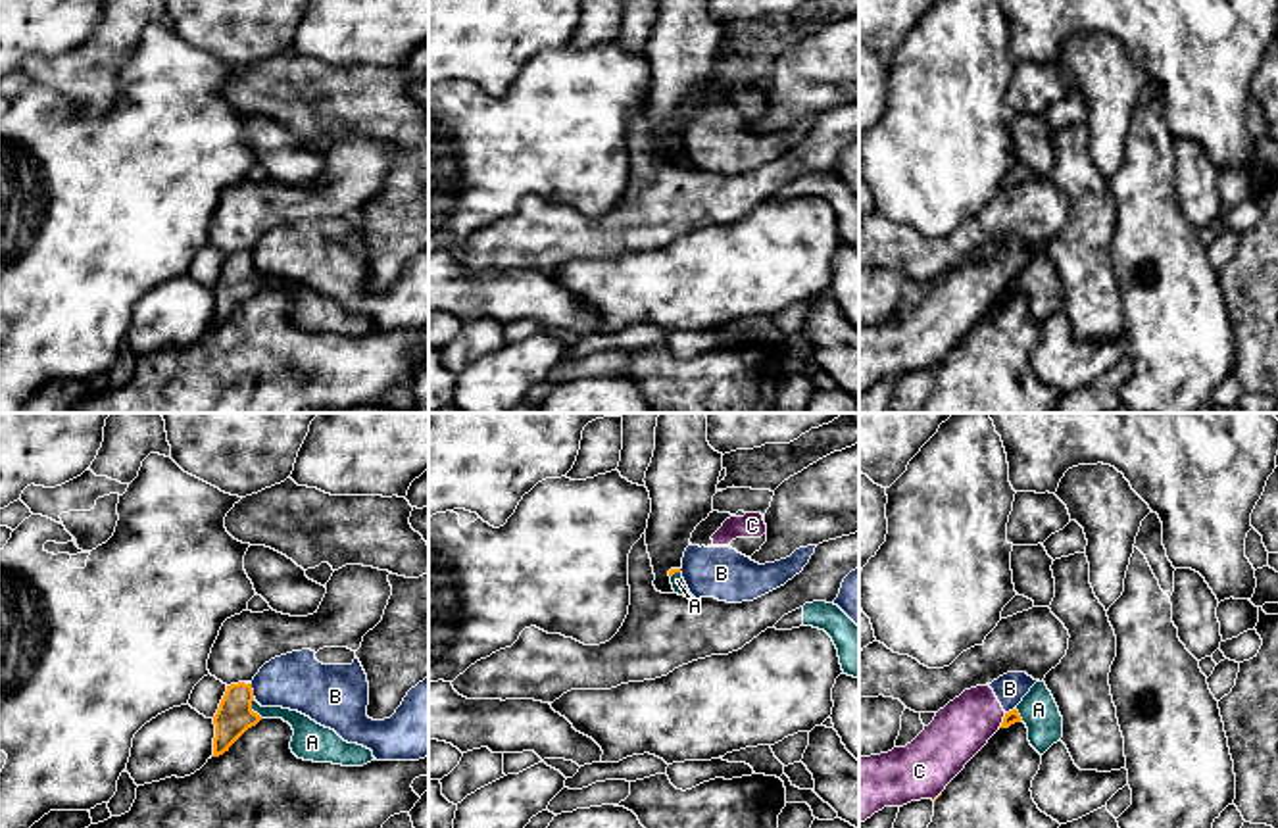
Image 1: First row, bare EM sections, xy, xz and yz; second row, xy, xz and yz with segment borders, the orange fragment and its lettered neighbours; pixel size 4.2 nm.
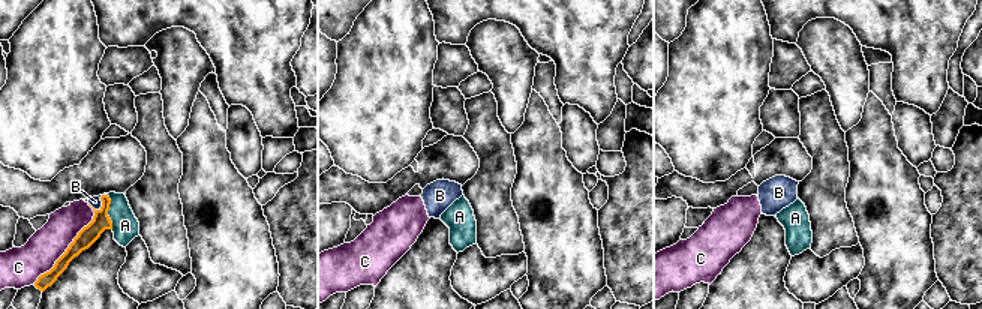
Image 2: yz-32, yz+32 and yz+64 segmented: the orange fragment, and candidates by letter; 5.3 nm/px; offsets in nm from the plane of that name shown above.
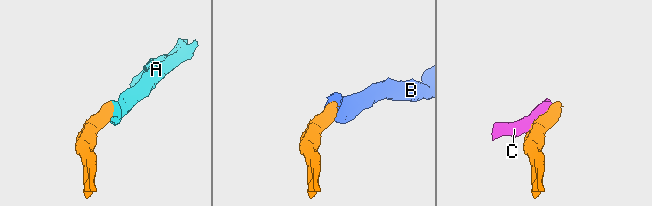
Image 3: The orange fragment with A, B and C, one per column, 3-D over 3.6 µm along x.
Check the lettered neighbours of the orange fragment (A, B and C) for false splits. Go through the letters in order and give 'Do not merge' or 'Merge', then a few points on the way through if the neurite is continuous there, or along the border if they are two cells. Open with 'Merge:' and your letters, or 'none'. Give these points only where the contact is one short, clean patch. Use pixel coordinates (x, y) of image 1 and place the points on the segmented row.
Merge: A
A: Merge. Path across: xy (235, 715), (250, 709), (285, 713), (306, 730)
B: Do not merge. Boundary: xy (250, 684), (254, 696)
C: Do not merge

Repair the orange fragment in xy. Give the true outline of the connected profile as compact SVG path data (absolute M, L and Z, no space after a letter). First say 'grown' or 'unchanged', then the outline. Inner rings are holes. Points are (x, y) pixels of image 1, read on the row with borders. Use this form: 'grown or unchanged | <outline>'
grown | M252 682L227 686L213 717L215 738L211 757L229 751L229 747L261 718L283 718L292 726L294 736L290 749L298 759L342 767L363 767L375 761L371 749L344 742L334 730L317 724L298 711L261 707L254 697Z

